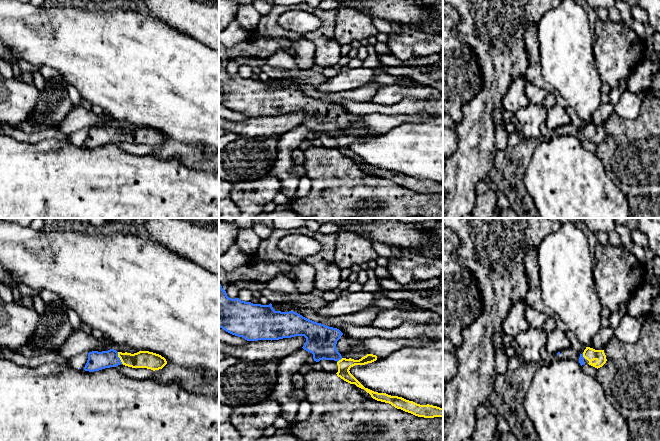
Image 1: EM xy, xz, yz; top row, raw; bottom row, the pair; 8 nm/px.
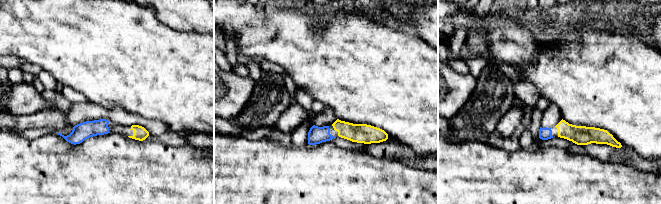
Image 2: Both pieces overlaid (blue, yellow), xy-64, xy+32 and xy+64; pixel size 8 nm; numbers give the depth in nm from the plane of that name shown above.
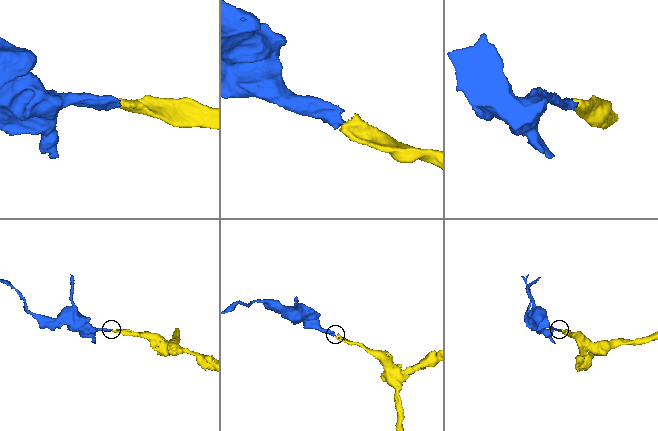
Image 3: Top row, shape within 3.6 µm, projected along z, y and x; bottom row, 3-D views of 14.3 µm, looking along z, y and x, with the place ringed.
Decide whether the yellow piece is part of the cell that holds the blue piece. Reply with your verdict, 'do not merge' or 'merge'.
merge

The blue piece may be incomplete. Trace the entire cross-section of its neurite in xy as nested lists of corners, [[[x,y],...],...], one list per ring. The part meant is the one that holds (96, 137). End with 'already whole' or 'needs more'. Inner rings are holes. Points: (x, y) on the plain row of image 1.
[[[110,125],[102,128],[89,128],[84,146],[94,148],[105,144],[116,143],[120,140],[132,144],[147,144],[155,147],[162,145],[167,140],[167,137],[161,131],[149,127],[139,127],[131,130]]]; needs more

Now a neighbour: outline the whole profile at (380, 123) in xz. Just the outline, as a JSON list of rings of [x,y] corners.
[[[371,114],[361,116],[361,120],[349,127],[340,129],[342,134],[359,136],[367,130],[373,130],[377,133],[384,133],[402,122],[421,122],[436,117],[435,114]]]

